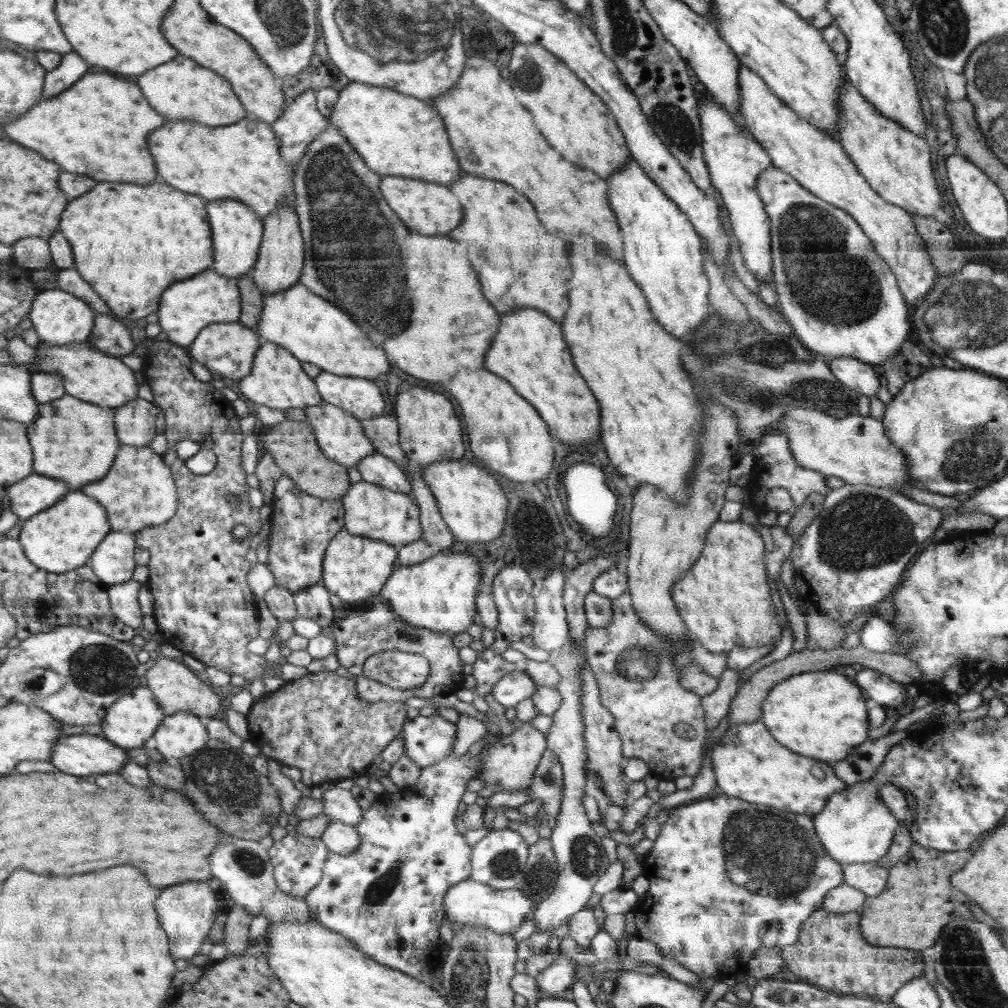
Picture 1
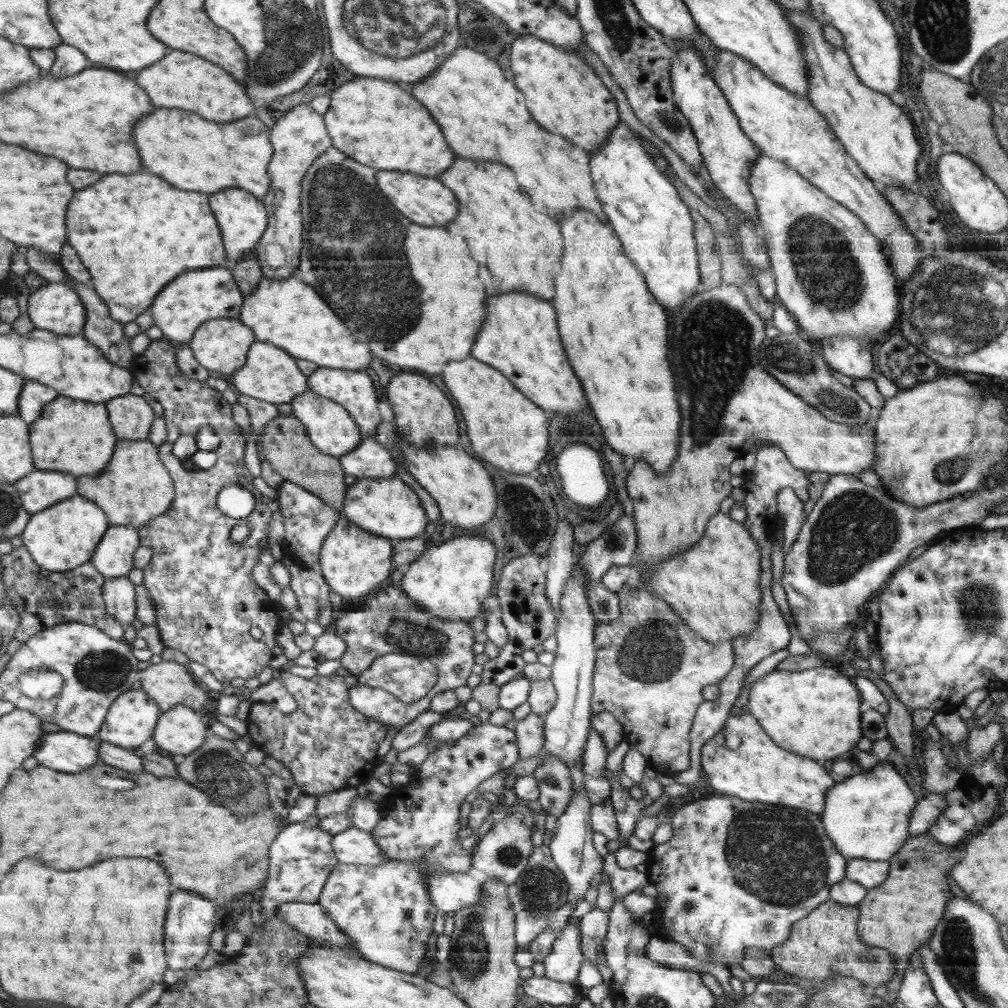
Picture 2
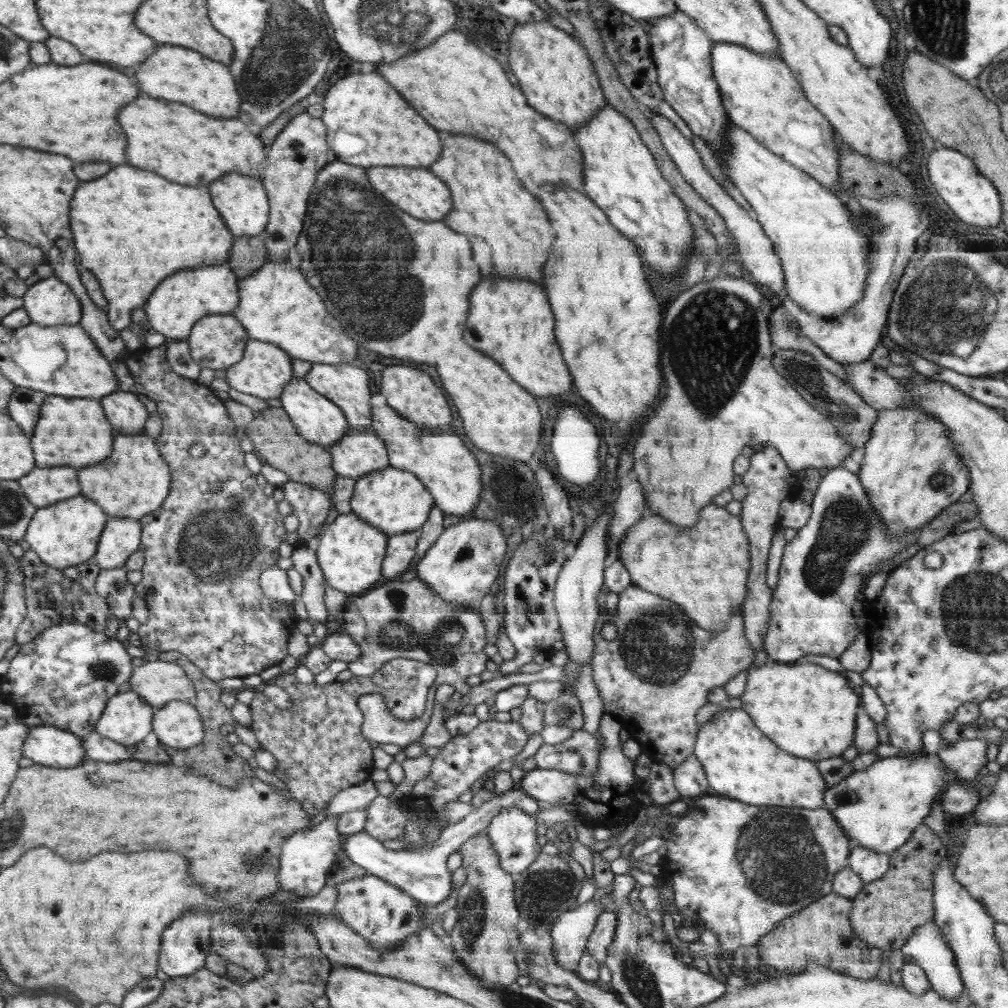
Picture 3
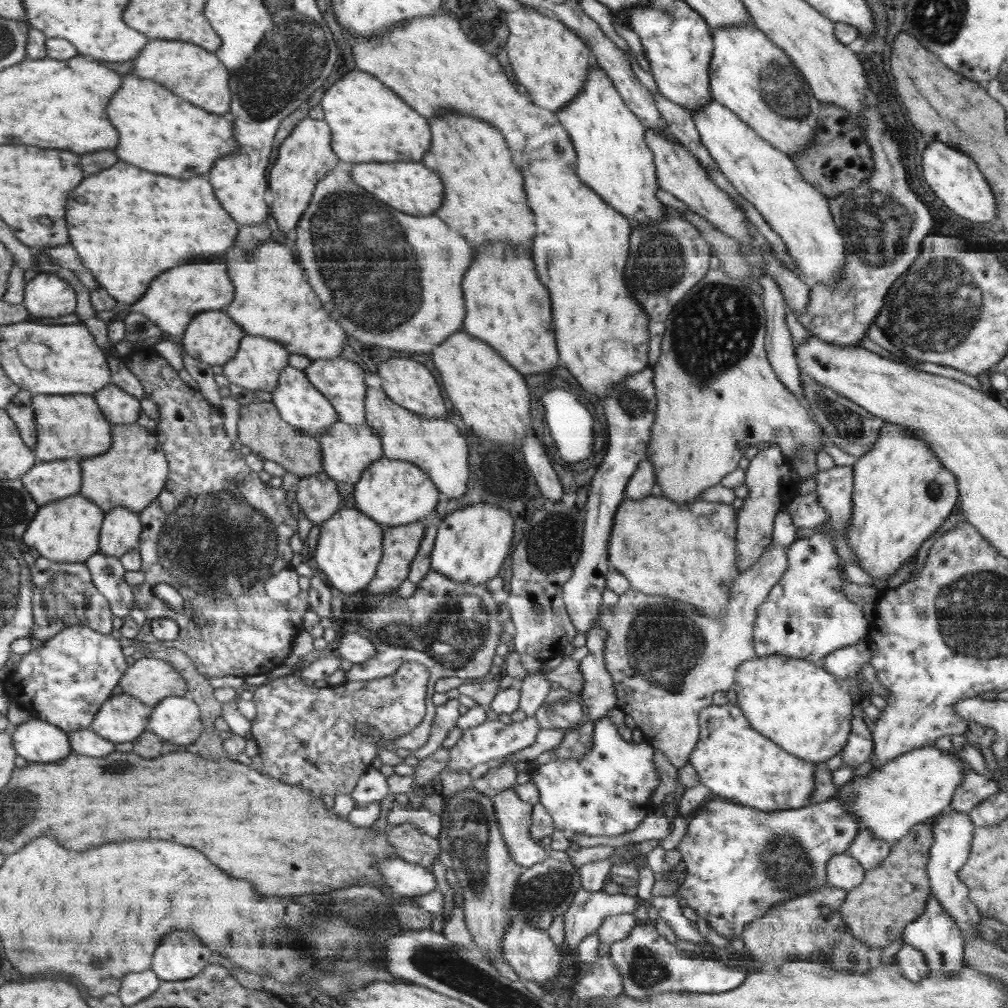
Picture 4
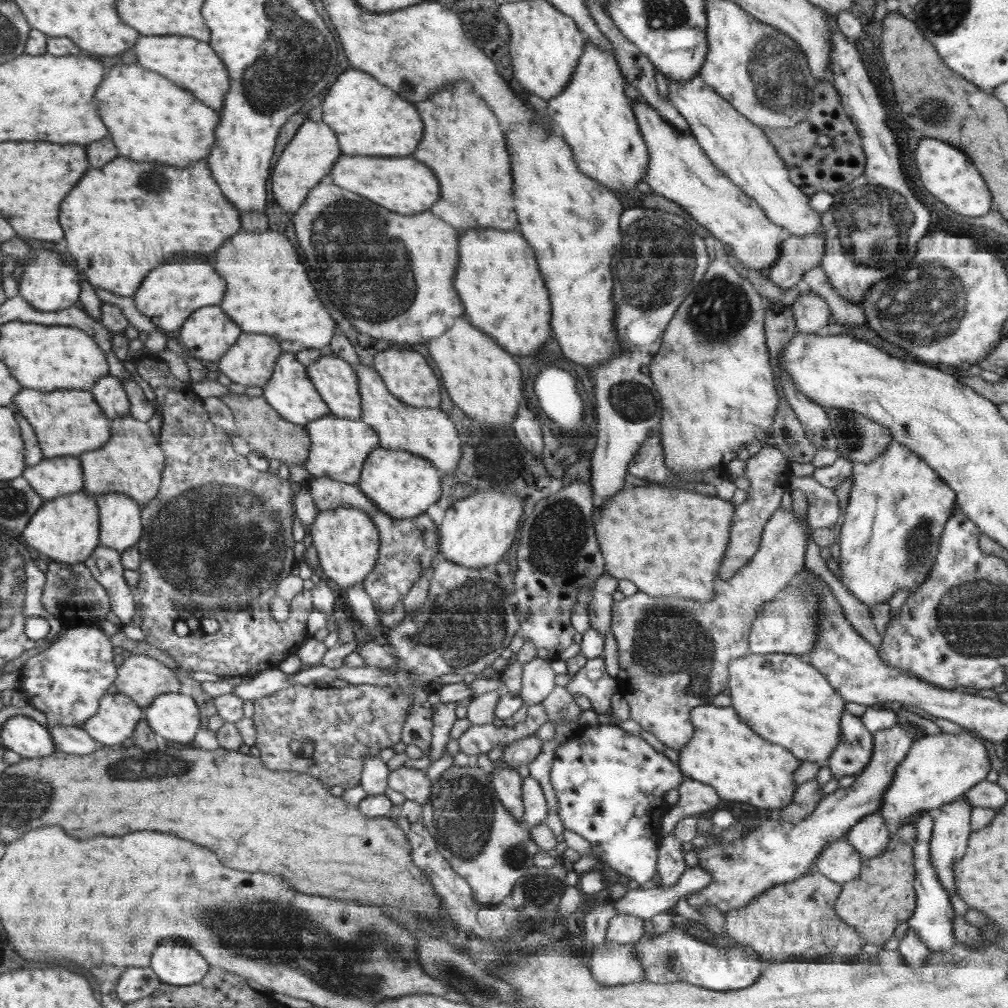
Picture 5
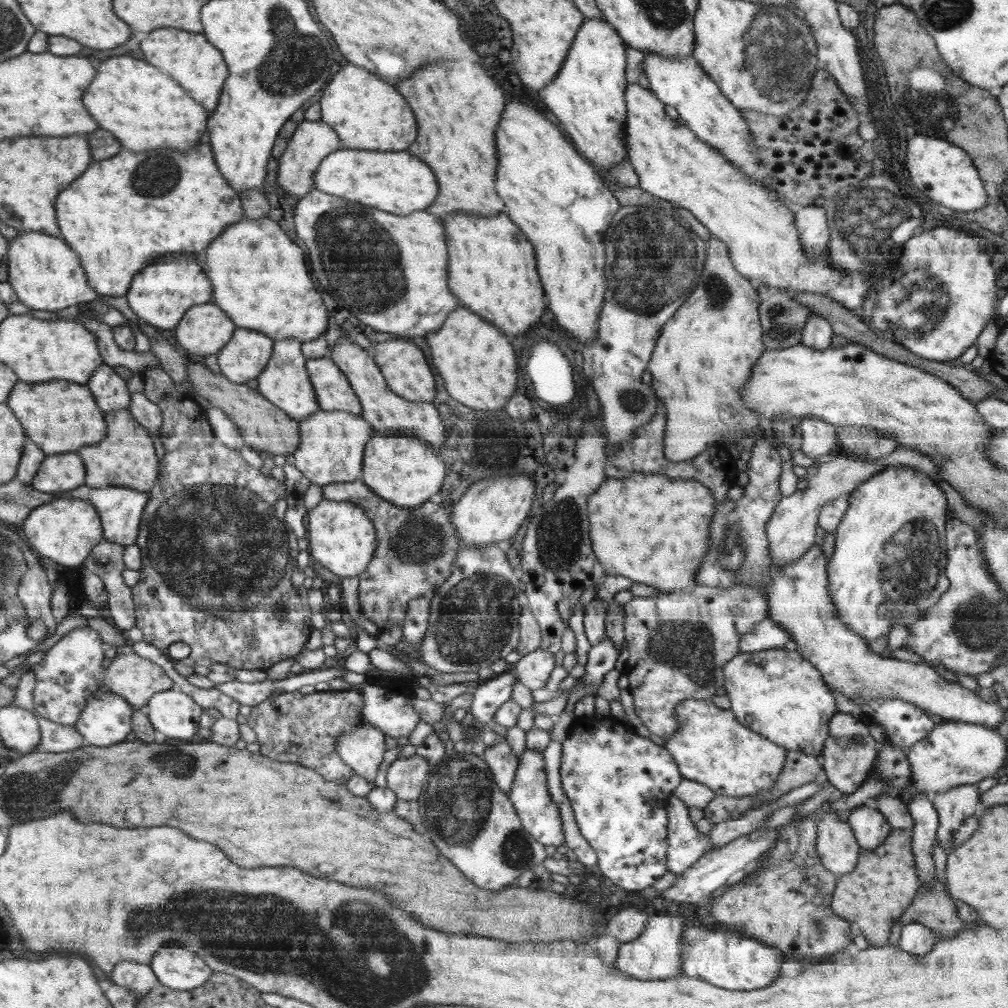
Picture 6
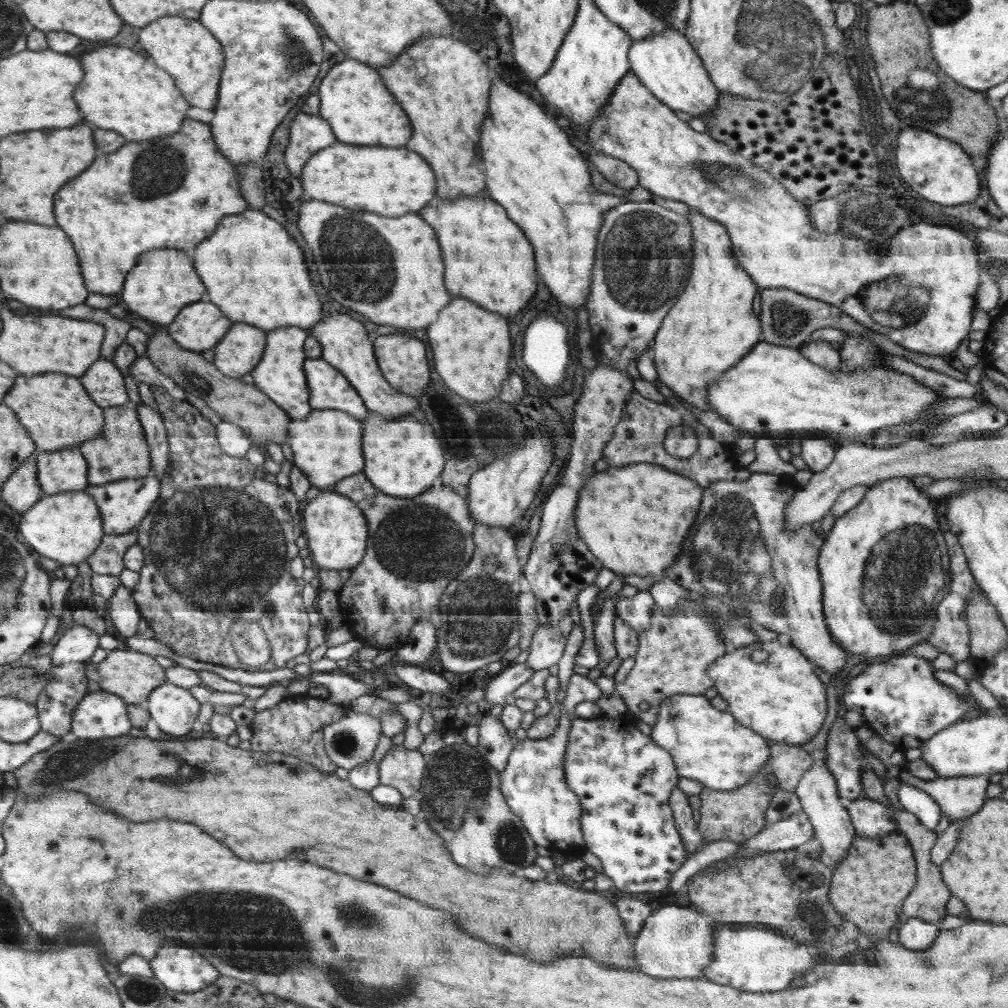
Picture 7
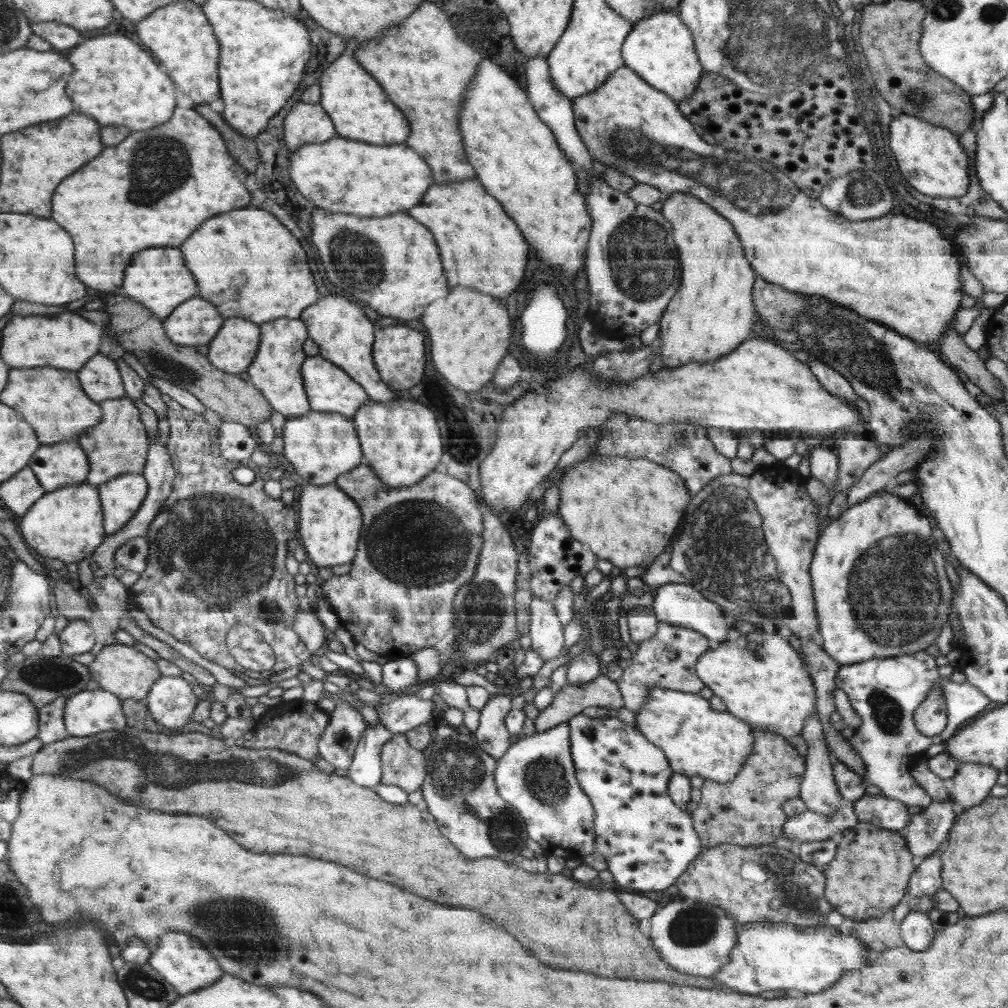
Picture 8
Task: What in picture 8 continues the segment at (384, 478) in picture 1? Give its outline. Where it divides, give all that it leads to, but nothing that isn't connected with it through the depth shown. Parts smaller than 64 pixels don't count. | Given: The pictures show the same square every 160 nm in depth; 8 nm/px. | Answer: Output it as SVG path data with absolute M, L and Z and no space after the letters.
M312 411L299 417L288 417L282 438L290 466L298 476L316 486L334 483L341 474L355 469L365 460L354 419L340 413Z

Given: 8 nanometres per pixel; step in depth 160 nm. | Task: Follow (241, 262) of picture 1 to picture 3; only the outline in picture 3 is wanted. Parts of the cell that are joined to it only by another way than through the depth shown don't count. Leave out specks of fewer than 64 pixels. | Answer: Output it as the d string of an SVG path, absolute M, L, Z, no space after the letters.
M236 172L228 173L210 185L210 193L214 208L219 210L220 216L236 239L243 236L256 236L267 228L268 198L262 179Z

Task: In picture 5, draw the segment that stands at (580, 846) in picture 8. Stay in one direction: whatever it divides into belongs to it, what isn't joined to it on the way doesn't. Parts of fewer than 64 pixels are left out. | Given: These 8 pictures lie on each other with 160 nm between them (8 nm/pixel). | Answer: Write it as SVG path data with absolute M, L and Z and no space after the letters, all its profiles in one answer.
M523 779L524 825L527 829L542 825L547 818L546 799L538 779Z

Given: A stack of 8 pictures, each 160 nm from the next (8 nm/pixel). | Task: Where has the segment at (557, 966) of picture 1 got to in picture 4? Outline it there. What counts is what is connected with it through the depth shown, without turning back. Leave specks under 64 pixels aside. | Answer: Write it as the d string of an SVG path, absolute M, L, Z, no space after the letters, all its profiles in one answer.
M582 886L575 892L573 901L563 914L565 935L563 943L577 952L577 946L590 934L597 932L607 916L633 914L640 900L624 894L606 894L605 891L589 892Z

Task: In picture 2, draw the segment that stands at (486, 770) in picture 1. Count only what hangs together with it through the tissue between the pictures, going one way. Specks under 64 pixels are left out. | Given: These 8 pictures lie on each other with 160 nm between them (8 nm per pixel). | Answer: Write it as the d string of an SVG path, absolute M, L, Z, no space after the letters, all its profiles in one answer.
M532 712L516 722L515 733L521 752L519 759L532 758L540 753L546 741L545 726L545 718Z

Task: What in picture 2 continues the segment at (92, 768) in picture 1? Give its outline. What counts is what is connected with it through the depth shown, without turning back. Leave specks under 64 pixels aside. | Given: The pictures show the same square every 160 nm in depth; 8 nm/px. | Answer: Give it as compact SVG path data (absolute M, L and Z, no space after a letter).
M63 729L45 733L34 758L40 765L59 772L80 773L100 762L99 742L96 737L86 737Z

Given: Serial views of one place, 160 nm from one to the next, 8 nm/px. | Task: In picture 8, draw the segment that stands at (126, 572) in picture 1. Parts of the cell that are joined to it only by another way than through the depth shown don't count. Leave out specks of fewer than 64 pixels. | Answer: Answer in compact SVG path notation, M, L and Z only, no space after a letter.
M123 474L98 489L106 535L111 535L135 516L150 492L150 484L144 474Z

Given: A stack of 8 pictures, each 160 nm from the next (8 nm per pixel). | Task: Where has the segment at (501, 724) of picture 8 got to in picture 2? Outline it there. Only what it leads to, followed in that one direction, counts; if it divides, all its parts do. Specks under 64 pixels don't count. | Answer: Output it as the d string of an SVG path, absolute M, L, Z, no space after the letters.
M514 815L500 816L492 829L477 844L473 854L472 866L482 870L488 879L494 879L494 881L498 879L502 883L514 885L529 867L532 848L534 848L530 842L532 828L524 826L520 817L516 818Z

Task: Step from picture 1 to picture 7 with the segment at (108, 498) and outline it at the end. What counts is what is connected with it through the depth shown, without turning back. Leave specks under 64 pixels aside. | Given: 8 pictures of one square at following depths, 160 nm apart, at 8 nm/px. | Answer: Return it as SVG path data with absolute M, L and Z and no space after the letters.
M129 403L104 408L104 414L108 426L104 426L96 440L84 442L84 446L80 446L80 450L84 450L84 458L92 462L92 474L87 474L87 478L92 478L92 485L103 485L122 479L144 478L151 474L150 447L139 418L138 408Z

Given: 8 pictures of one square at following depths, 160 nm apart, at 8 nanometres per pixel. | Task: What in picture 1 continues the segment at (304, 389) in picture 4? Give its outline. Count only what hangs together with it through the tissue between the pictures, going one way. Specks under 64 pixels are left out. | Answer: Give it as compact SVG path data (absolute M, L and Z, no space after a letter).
M322 402L322 405L308 407L304 411L306 411L307 421L311 423L315 438L323 453L334 462L347 468L357 468L363 458L375 452L374 444L363 430L361 421L355 415L344 411L343 408Z

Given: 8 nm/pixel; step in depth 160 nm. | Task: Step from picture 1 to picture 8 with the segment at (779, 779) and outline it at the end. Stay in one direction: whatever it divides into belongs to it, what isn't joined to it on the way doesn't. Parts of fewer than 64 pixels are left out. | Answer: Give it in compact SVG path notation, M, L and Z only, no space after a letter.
M655 688L648 693L647 704L636 714L638 730L648 742L662 748L663 754L670 760L671 770L686 777L702 776L705 780L730 783L738 777L755 747L754 728L751 725L728 711L716 710L699 693Z

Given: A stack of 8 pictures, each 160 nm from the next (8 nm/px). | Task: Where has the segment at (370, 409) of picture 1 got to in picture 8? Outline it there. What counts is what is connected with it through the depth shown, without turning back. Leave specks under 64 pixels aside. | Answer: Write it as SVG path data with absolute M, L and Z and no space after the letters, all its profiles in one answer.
M319 354L308 356L303 362L303 383L311 402L312 411L340 413L354 418L355 414L366 405L367 391L356 382L342 367L336 366L330 359Z

